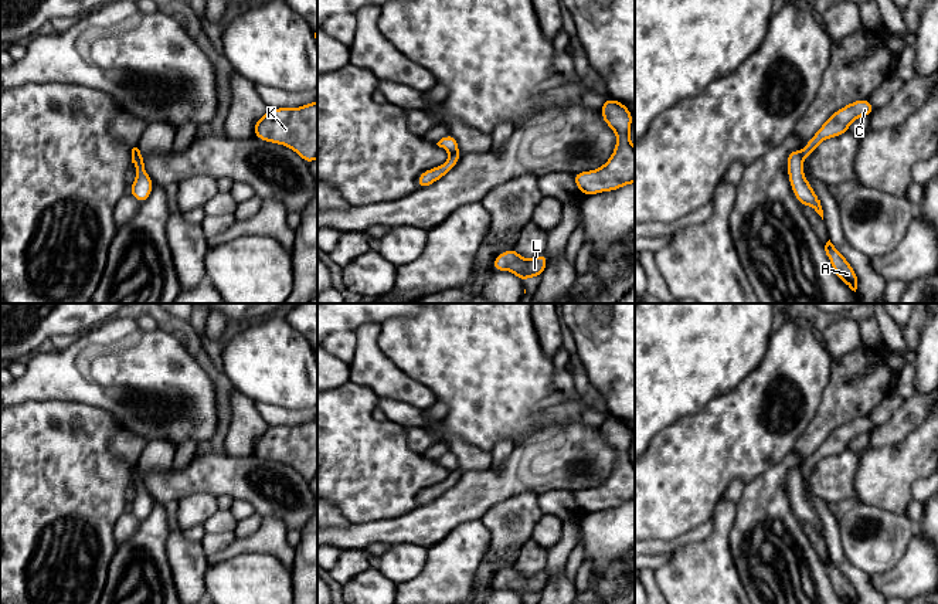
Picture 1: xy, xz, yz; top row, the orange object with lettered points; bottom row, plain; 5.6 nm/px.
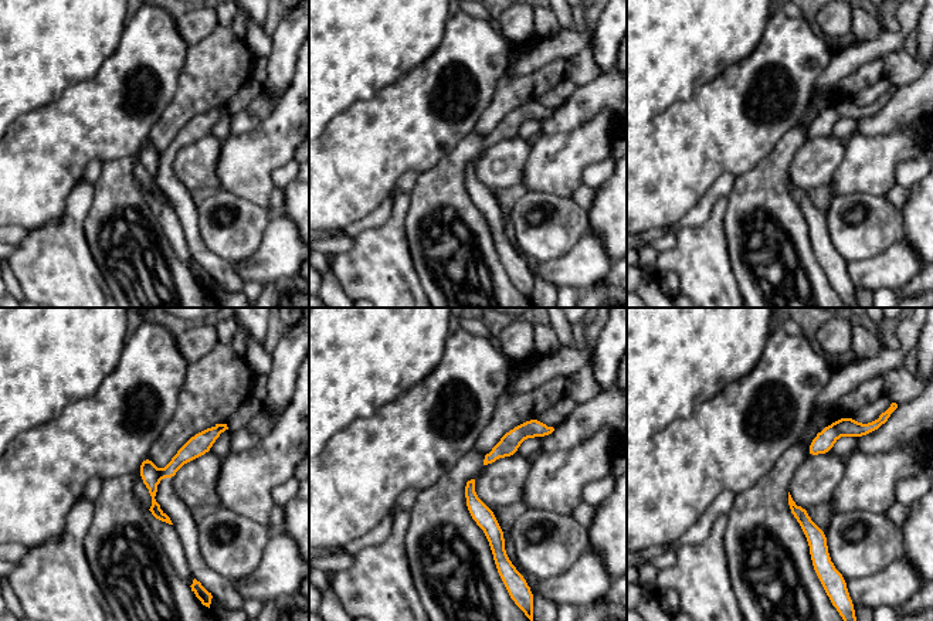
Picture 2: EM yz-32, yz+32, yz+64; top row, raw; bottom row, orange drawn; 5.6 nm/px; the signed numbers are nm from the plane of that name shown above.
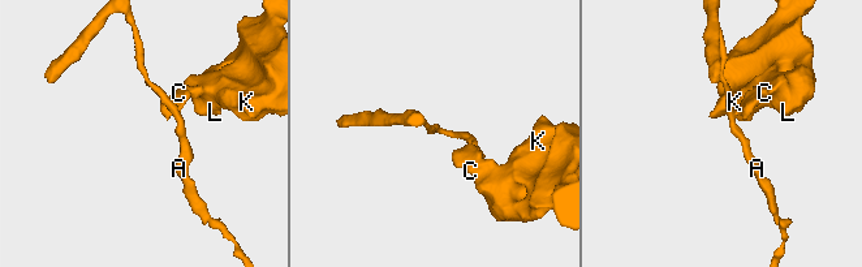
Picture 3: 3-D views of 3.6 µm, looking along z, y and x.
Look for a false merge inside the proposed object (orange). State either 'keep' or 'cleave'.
cleave

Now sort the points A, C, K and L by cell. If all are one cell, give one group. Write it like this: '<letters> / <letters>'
A / C K L

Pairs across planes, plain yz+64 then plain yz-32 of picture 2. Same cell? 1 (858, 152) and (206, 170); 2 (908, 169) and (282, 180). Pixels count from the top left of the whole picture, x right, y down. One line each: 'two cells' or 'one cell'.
1: two cells
2: one cell

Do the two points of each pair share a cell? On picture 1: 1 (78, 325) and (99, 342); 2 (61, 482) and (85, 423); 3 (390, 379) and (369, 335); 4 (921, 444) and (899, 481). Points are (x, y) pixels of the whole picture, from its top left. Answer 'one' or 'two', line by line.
1: two
2: one
3: one
4: one

